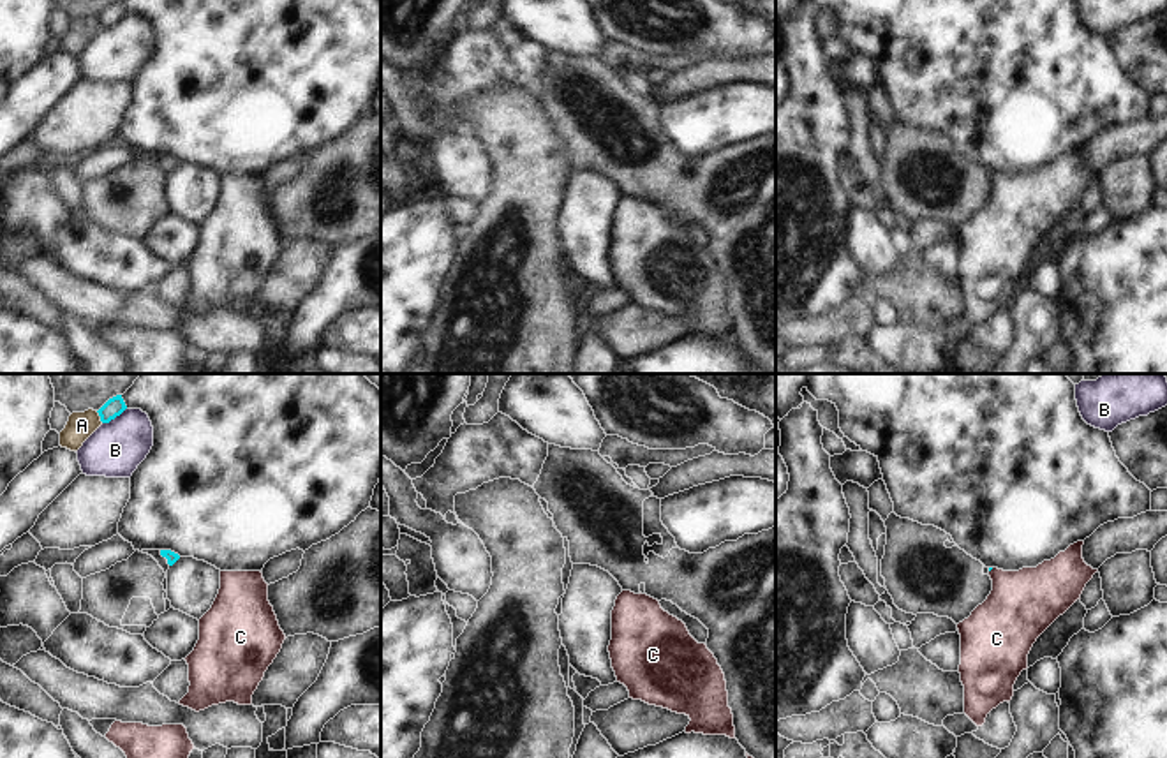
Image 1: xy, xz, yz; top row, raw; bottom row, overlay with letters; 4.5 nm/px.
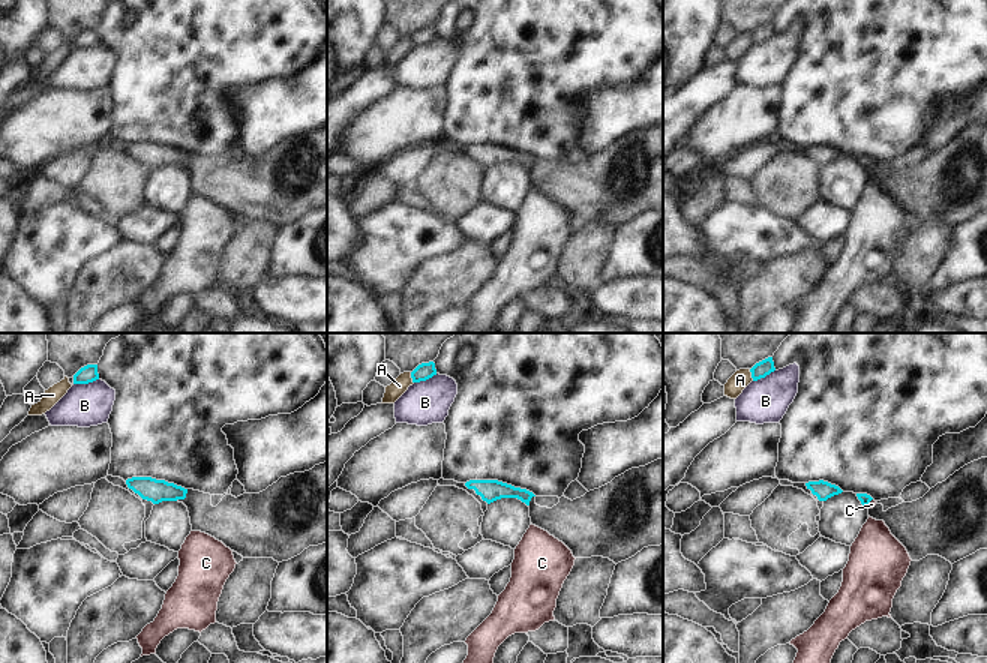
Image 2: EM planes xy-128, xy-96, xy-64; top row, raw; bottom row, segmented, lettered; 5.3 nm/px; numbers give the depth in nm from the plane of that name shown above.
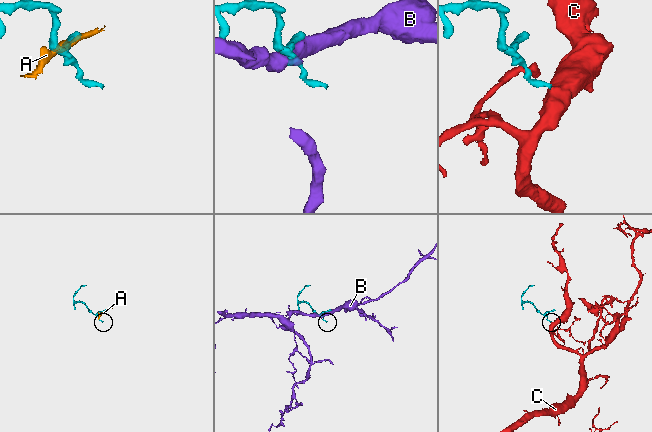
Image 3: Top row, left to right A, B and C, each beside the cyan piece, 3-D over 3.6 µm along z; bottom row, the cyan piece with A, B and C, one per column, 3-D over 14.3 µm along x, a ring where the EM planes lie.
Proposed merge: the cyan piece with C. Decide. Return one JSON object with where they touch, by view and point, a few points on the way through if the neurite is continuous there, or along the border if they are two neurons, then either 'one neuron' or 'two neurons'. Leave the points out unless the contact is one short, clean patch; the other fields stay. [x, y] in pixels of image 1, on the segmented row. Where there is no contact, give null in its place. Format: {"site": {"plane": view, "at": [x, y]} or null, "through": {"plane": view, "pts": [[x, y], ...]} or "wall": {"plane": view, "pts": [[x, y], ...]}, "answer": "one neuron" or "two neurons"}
{"site": null, "answer": "one neuron"}

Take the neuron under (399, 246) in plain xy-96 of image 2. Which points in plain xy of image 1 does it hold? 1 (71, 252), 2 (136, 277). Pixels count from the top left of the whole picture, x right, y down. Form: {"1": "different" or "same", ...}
{"1": "same", "2": "same"}

